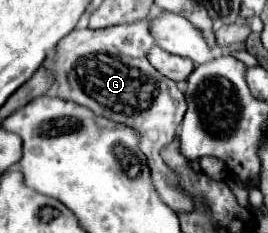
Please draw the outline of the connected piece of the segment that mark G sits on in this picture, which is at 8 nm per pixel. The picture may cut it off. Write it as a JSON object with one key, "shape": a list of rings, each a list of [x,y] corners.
{"shape":[[[148,17],[106,29],[74,29],[68,37],[60,39],[54,55],[46,57],[42,67],[58,85],[56,95],[60,99],[74,101],[100,117],[108,117],[136,129],[142,135],[140,149],[148,157],[152,181],[162,201],[176,213],[190,213],[194,207],[192,195],[178,187],[176,171],[162,161],[160,153],[160,149],[168,147],[176,139],[178,125],[186,113],[186,99],[182,91],[178,91],[176,83],[158,73],[146,59],[146,51],[154,45],[150,23],[152,19]]]}

